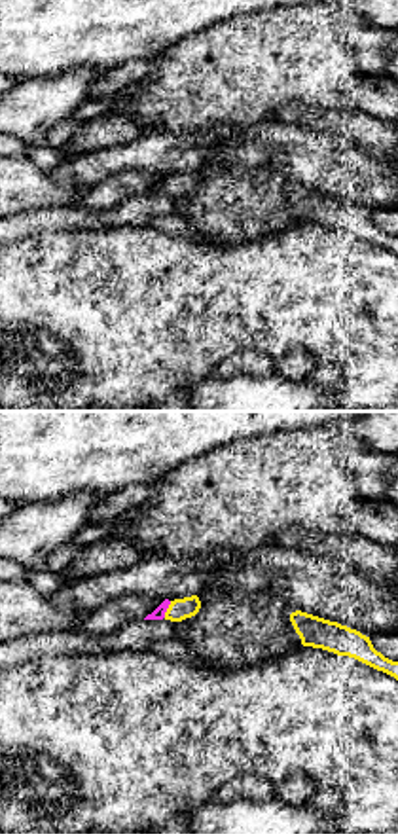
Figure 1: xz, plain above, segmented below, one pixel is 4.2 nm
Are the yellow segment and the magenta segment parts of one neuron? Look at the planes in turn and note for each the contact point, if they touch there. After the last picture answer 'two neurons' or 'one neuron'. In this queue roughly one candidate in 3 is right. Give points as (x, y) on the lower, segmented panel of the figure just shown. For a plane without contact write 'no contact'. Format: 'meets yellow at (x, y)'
meets yellow at (167, 609)

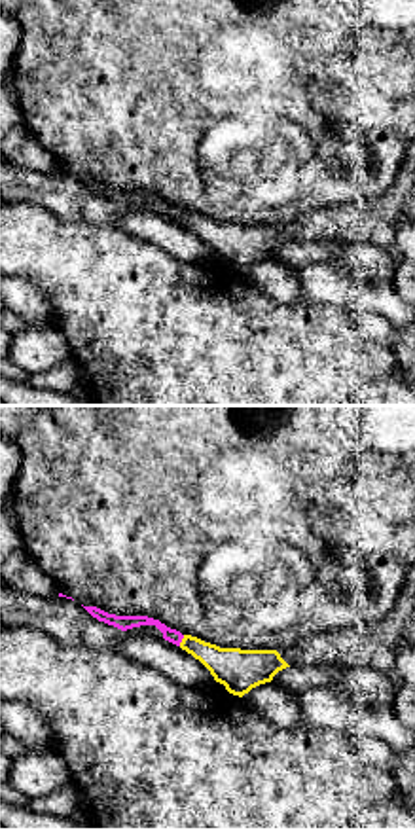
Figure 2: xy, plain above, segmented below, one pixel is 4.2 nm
meets yellow at (182, 641)

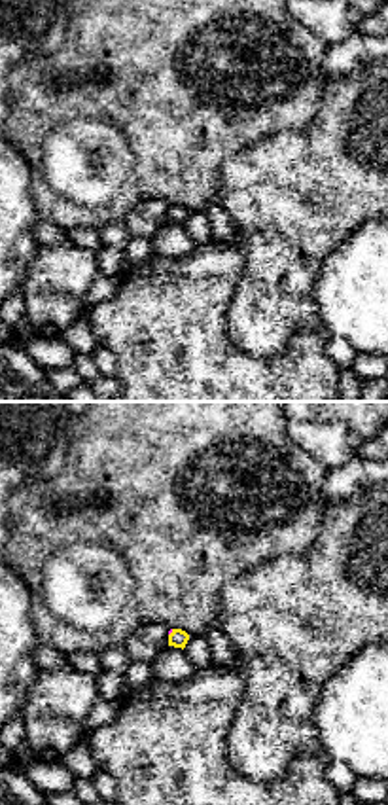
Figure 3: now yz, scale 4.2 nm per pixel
meets yellow at (171, 633)

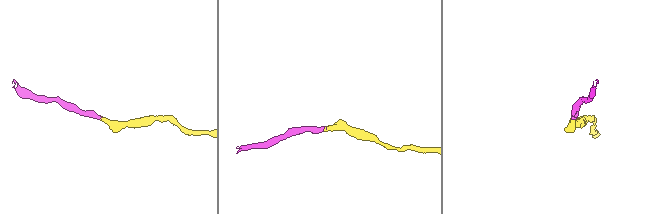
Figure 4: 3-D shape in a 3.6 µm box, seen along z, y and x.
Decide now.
one neuron

